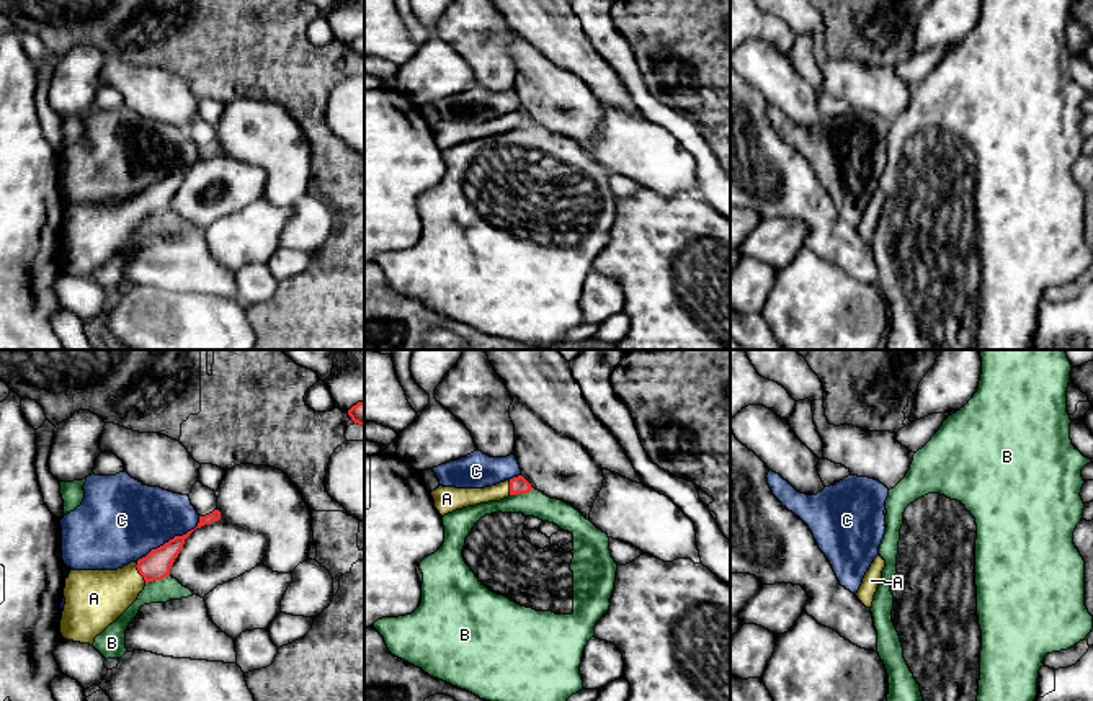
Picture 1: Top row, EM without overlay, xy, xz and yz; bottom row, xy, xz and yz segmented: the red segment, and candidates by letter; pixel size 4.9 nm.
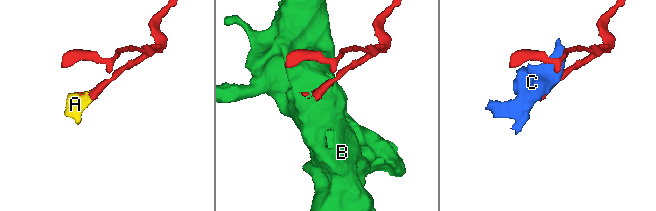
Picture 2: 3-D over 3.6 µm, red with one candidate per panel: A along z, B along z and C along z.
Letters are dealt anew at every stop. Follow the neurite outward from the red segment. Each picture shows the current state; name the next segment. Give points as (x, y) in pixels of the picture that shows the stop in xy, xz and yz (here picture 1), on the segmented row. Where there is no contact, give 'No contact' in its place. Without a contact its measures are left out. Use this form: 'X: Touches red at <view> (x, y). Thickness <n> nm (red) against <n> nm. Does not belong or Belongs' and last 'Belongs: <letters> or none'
A: Touches red at xy (139, 572). Thickness 140 nm (red) against 280 nm. Belongs
B: Touches red at xy (157, 579). Thickness 140 nm (red) against 120 nm. Does not belong
C: Touches red at xy (170, 540). Thickness 140 nm (red) against 400 nm. Does not belong
Belongs: A

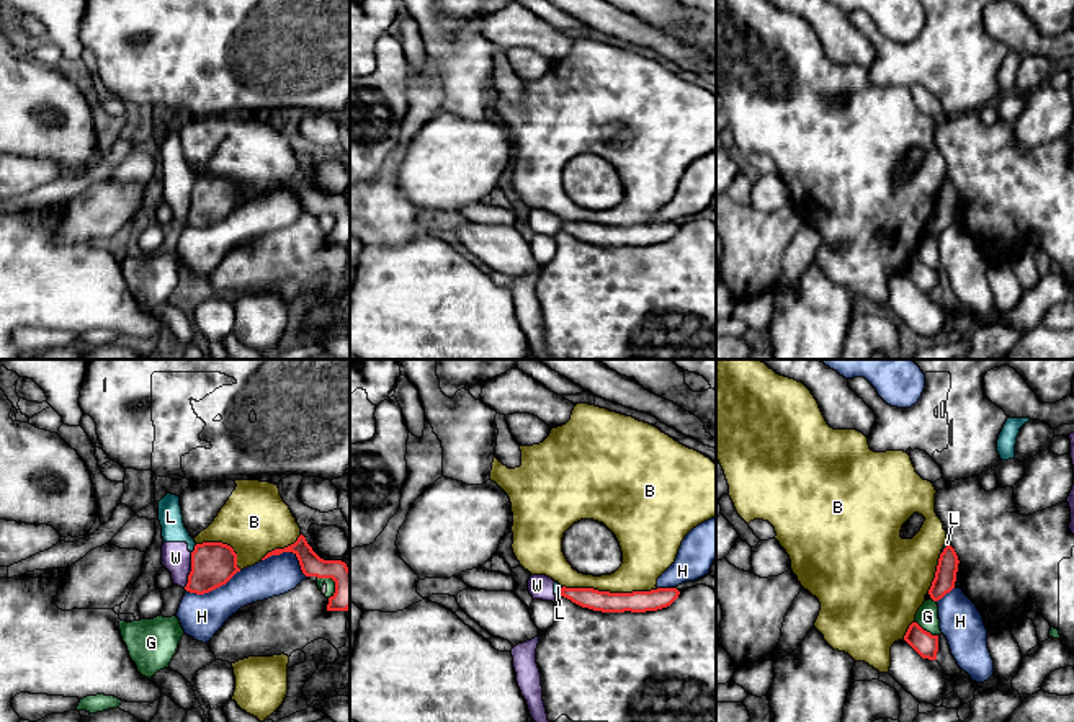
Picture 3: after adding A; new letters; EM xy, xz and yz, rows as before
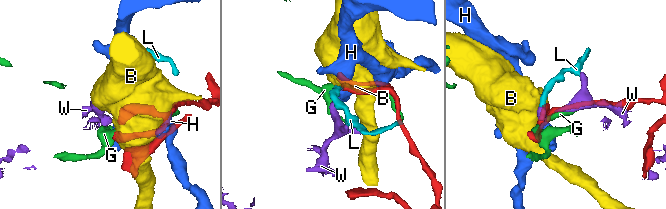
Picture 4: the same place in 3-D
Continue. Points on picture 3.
B: Touches red at xz (608, 592). Thickness 110 nm (red) against 220 nm. Does not belong
G: Touches red at yz (926, 631). Thickness 120 nm (red) against 110 nm. Does not belong
H: Touches red at xy (290, 551). Thickness 110 nm (red) against 190 nm. Does not belong
L: Touches red at xy (195, 549). Thickness 220 nm (red) against 120 nm. Does not belong
W: Touches red at xy (192, 570). Thickness 220 nm (red) against 140 nm. Does not belong
Belongs: none

